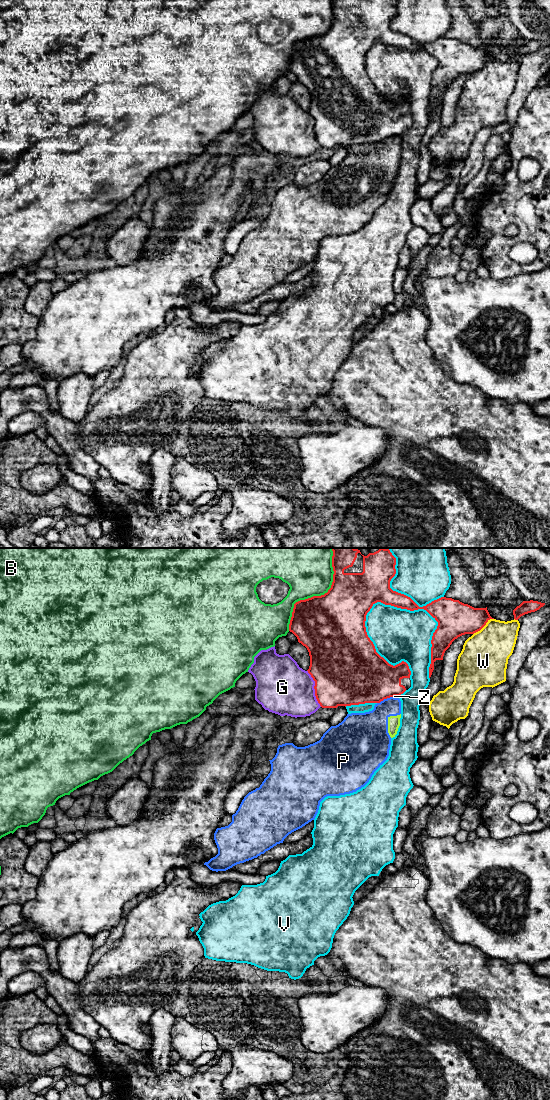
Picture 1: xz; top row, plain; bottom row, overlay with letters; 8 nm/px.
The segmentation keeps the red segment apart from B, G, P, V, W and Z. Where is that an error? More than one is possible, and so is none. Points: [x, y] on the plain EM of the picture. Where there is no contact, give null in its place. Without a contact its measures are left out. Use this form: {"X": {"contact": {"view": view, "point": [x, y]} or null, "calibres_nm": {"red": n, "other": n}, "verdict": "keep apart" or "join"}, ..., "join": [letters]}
{"B": {"contact": {"view": "xz", "point": [313, 36]}, "calibres_nm": {"red": 480, "other": 300}, "verdict": "keep apart"}, "G": {"contact": {"view": "xz", "point": [314, 128]}, "calibres_nm": {"red": 460, "other": 420}, "verdict": "keep apart"}, "P": {"contact": {"view": "xz", "point": [385, 138]}, "calibres_nm": {"red": 440, "other": 240}, "verdict": "keep apart"}, "V": {"contact": {"view": "xz", "point": [428, 52]}, "calibres_nm": {"red": 280, "other": 400}, "verdict": "keep apart"}, "W": {"contact": {"view": "xz", "point": [483, 66]}, "calibres_nm": {"red": 280, "other": 380}, "verdict": "keep apart"}, "Z": {"contact": {"view": "xz", "point": [395, 135]}, "calibres_nm": {"red": 400, "other": 20}, "verdict": "keep apart"}, "join": []}

